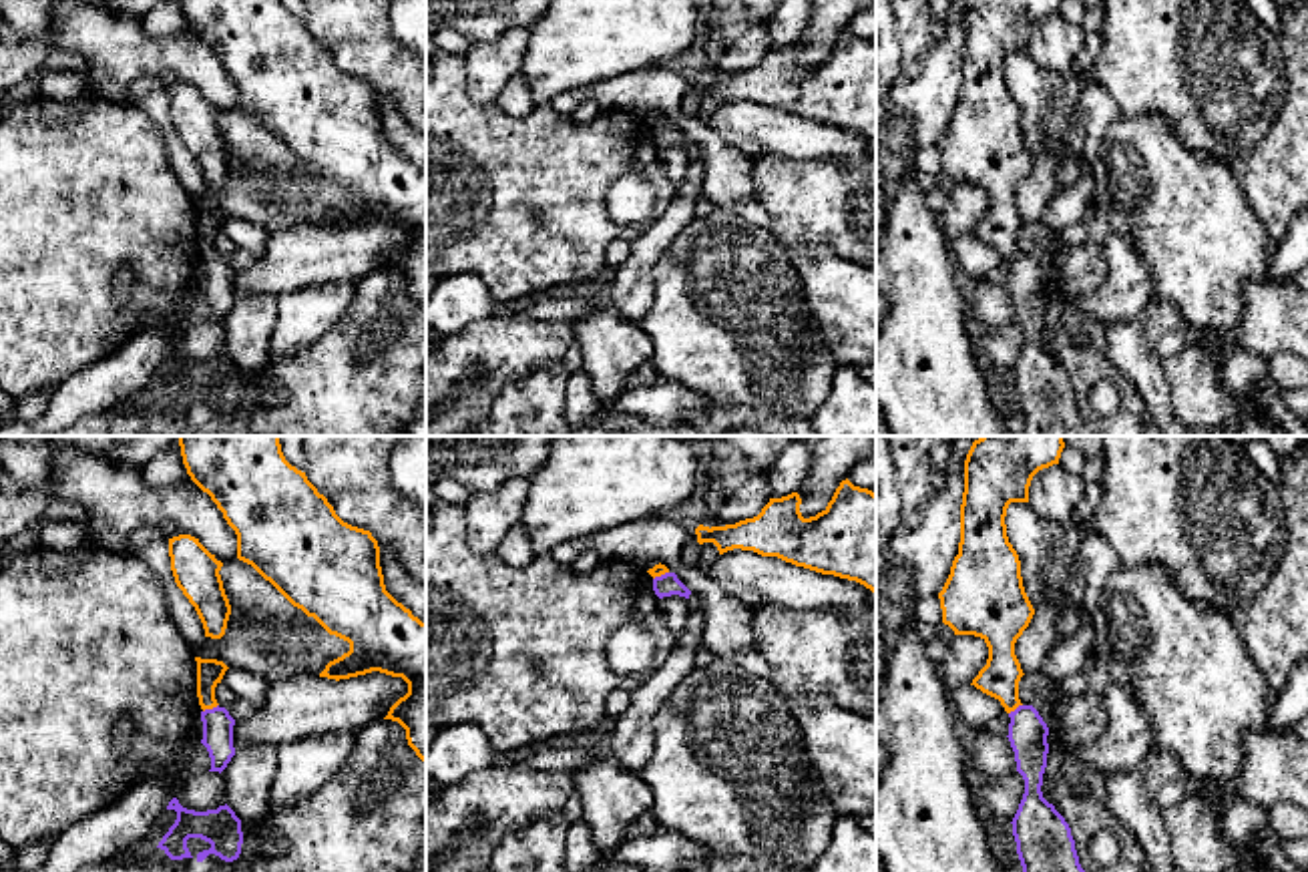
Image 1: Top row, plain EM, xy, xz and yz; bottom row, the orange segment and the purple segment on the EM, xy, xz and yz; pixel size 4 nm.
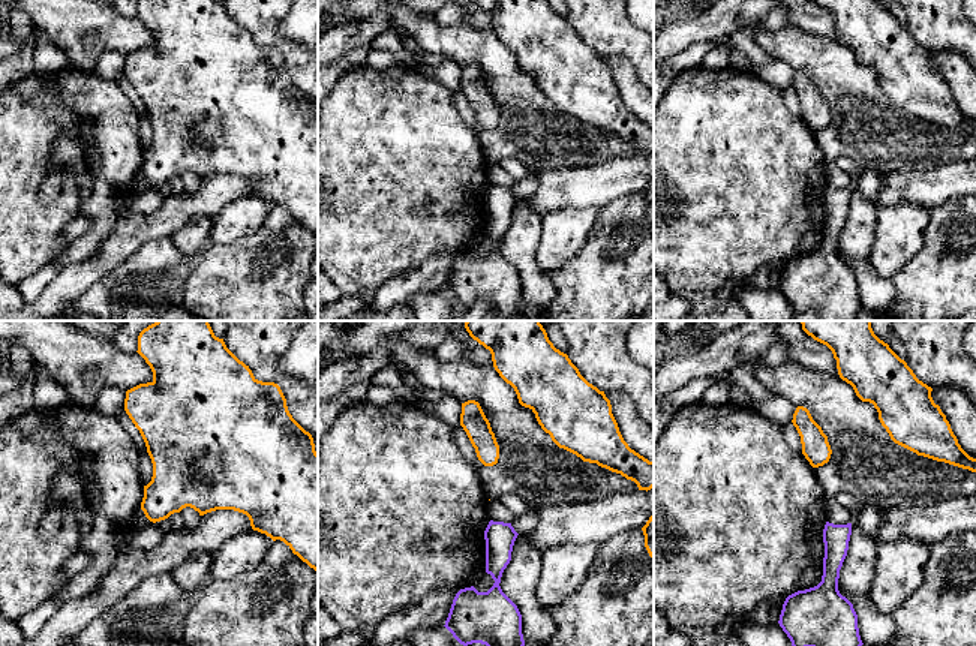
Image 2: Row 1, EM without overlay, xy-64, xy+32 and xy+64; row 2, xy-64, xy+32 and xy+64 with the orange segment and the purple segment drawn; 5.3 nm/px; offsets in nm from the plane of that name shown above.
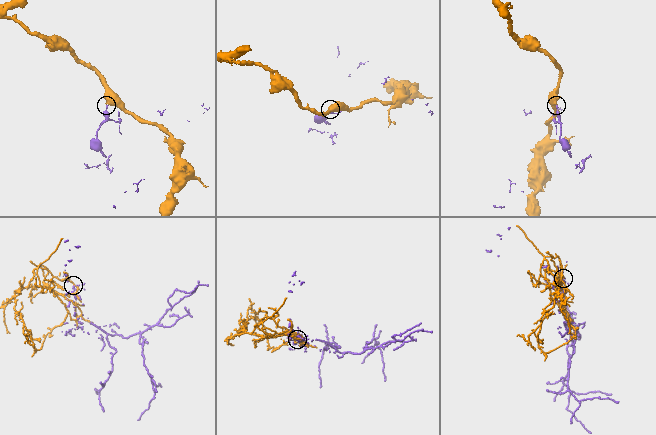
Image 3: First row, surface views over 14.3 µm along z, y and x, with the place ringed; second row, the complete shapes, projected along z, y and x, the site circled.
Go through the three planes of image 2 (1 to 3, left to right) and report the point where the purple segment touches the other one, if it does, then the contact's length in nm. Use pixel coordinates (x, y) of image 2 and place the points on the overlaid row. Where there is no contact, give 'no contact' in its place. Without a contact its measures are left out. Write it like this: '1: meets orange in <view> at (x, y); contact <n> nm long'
1: no contact
2: no contact
3: no contact

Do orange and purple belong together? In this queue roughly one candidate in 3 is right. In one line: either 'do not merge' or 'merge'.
do not merge

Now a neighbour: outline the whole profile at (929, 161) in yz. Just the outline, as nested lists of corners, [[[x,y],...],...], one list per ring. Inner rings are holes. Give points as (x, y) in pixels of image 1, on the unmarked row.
[[[924,147],[914,163],[916,173],[938,177],[942,175],[942,159],[938,147]]]

